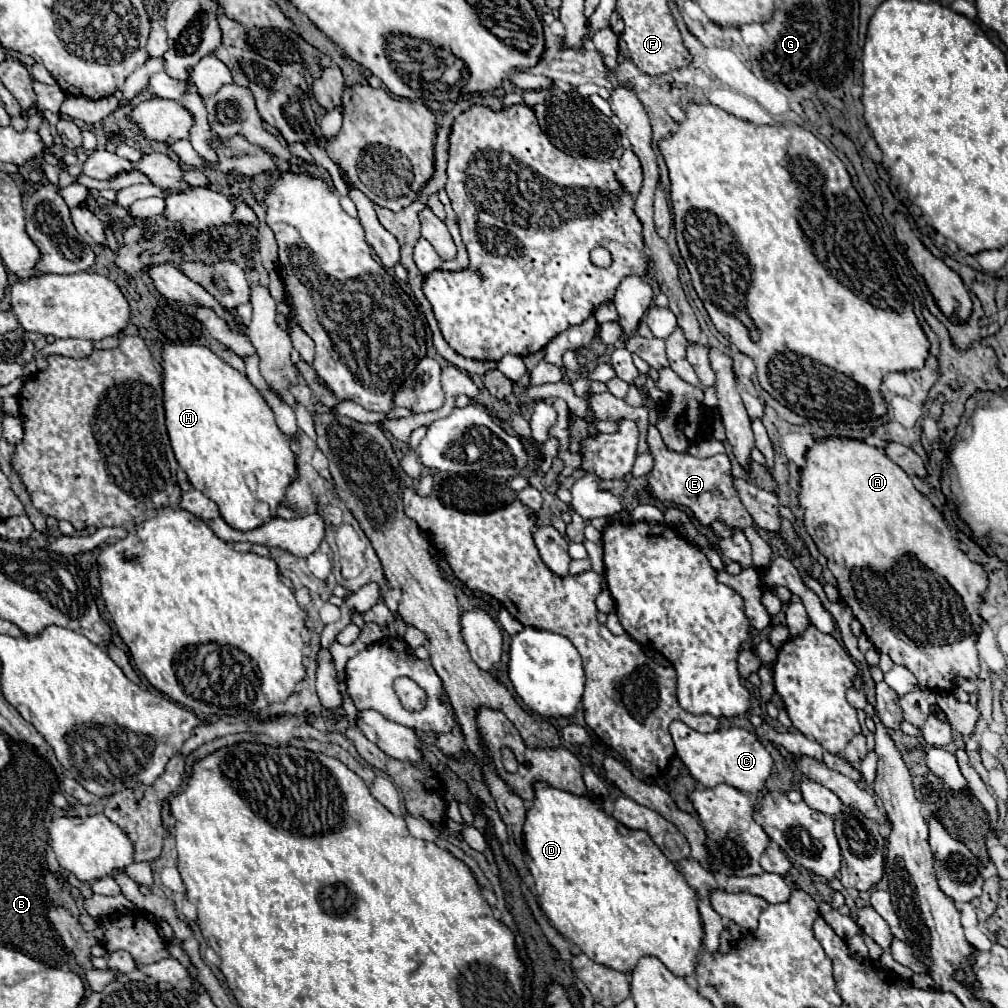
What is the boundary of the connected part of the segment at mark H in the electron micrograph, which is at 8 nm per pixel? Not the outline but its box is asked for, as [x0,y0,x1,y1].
[163,344,295,532]

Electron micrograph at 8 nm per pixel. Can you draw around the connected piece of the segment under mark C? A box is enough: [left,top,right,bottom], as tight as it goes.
[669,720,773,794]

